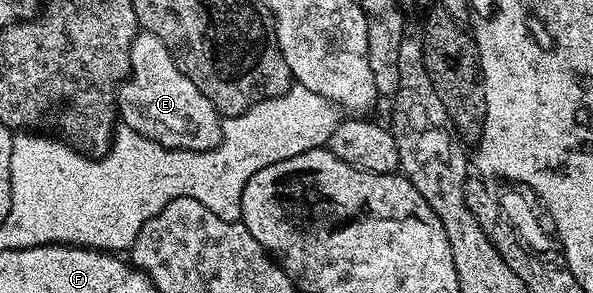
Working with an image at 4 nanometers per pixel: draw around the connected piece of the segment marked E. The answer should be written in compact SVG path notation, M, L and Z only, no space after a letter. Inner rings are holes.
M138 32L135 33L128 47L128 53L130 53L130 58L128 54L128 77L116 90L116 110L120 115L121 125L140 132L146 138L156 140L161 146L166 146L170 150L211 150L216 148L222 142L223 119L216 107L202 95L200 88L196 88L196 84L192 84L190 77L174 65L170 50L164 43L154 34Z

